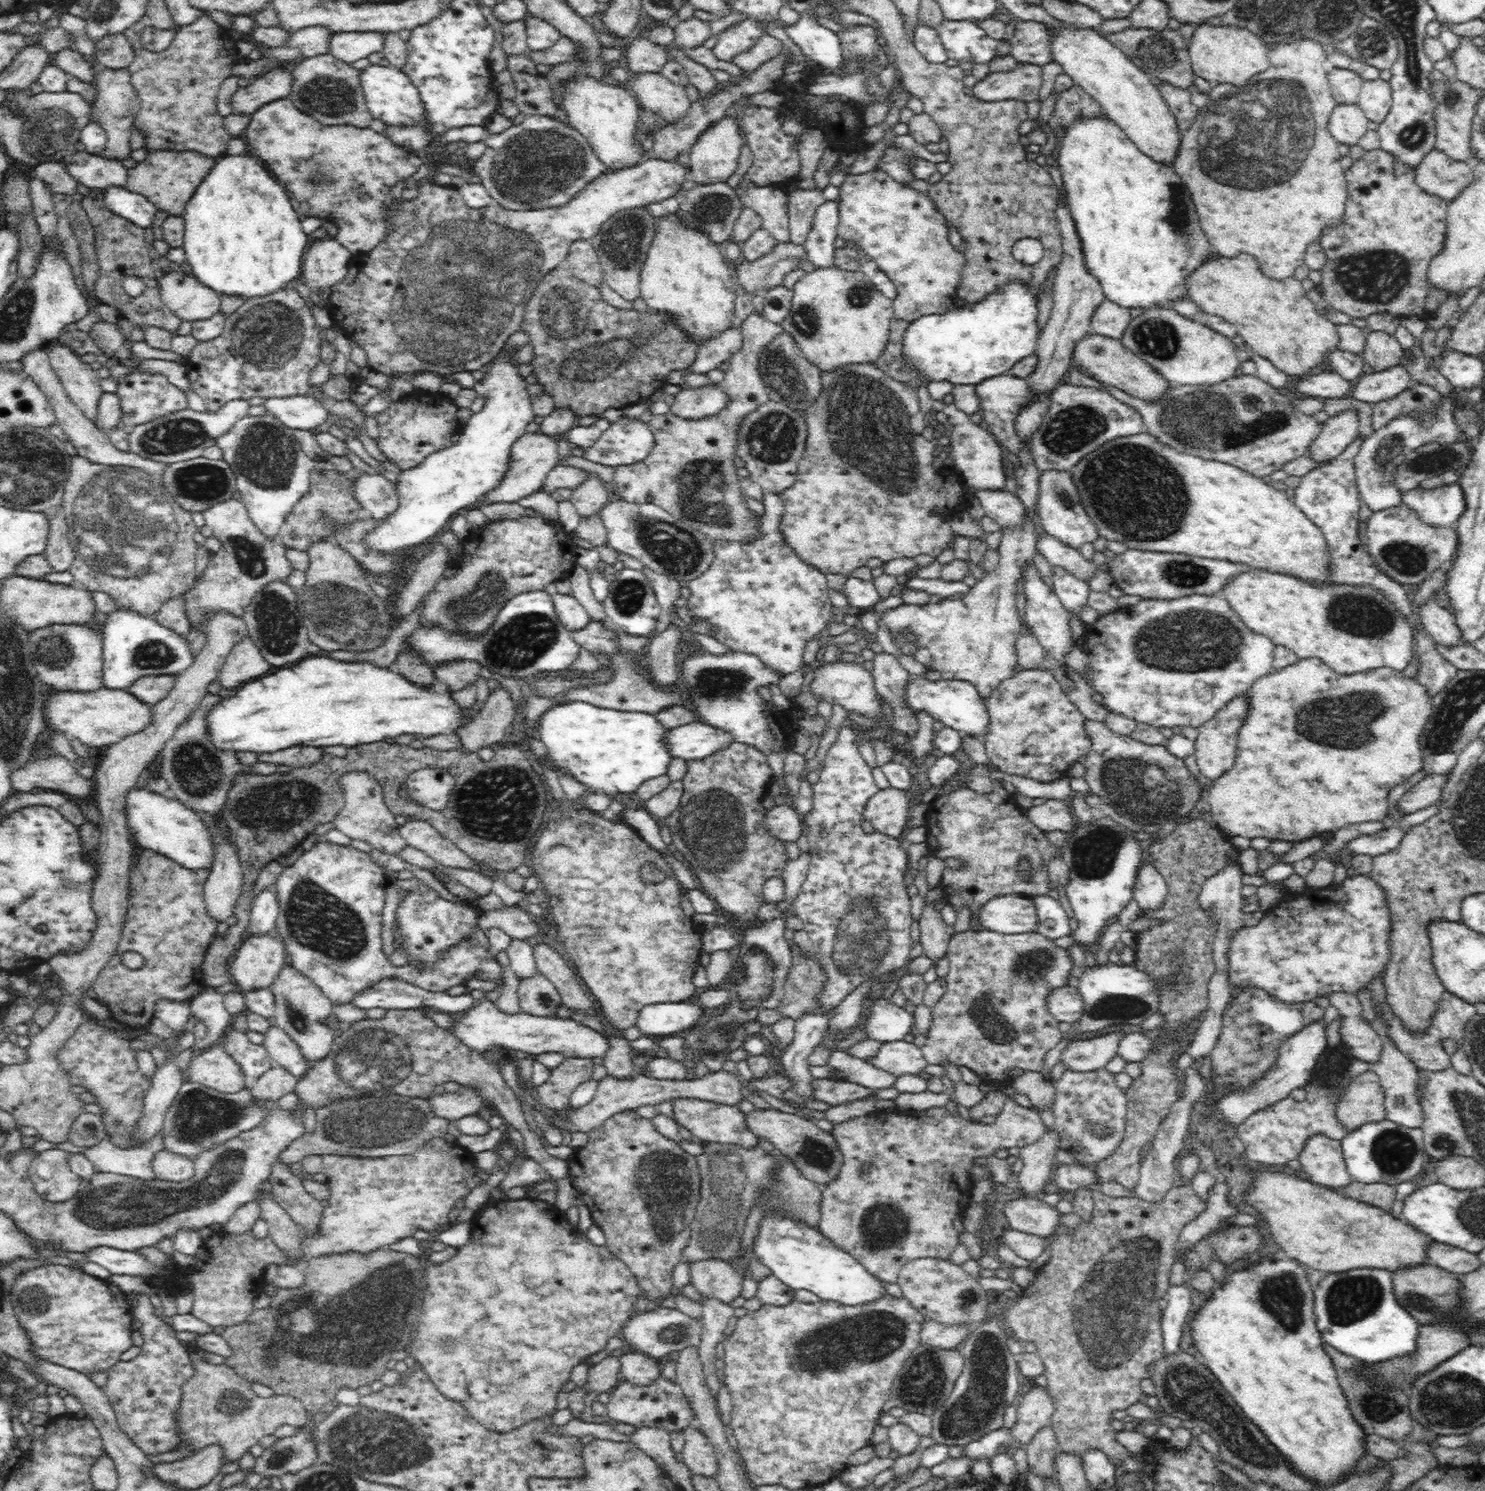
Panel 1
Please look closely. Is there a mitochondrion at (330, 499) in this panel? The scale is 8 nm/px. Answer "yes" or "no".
yes

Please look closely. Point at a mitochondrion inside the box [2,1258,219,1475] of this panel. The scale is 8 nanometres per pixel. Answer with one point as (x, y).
(38, 1301)

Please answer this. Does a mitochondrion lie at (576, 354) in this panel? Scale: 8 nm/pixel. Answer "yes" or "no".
yes

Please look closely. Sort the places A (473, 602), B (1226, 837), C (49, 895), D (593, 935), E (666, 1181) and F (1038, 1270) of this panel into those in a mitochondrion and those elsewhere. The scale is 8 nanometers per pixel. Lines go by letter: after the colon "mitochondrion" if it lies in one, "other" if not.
A: mitochondrion
B: other
C: mitochondrion
D: mitochondrion
E: mitochondrion
F: other

